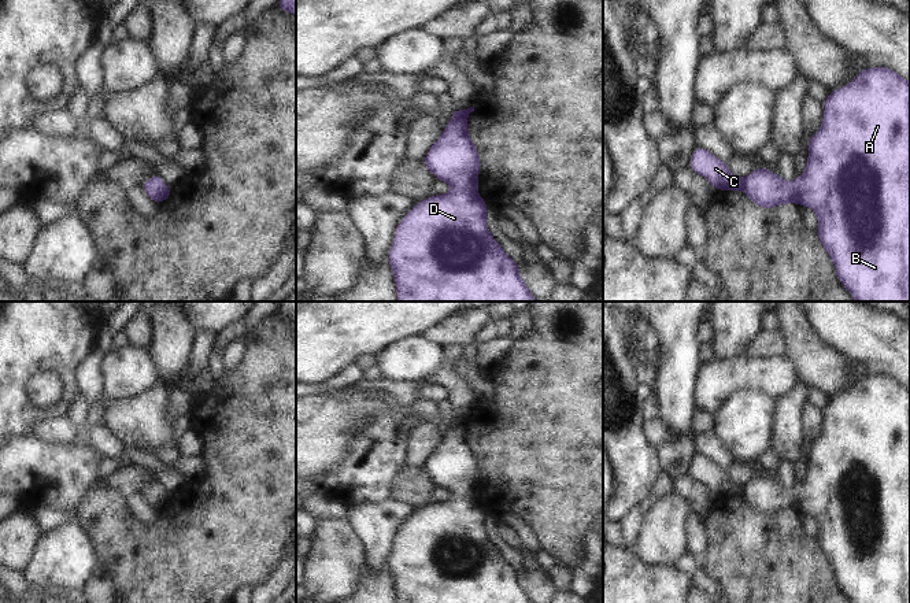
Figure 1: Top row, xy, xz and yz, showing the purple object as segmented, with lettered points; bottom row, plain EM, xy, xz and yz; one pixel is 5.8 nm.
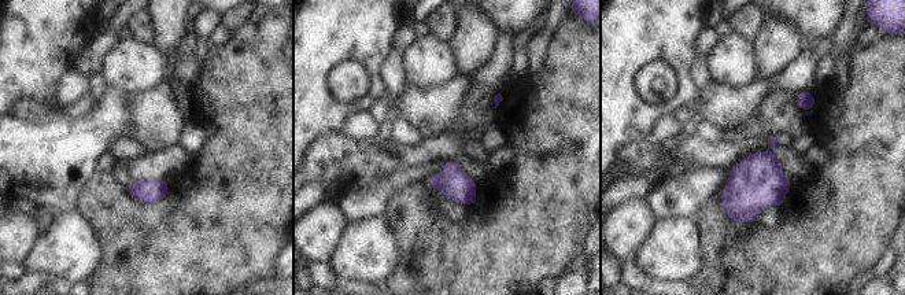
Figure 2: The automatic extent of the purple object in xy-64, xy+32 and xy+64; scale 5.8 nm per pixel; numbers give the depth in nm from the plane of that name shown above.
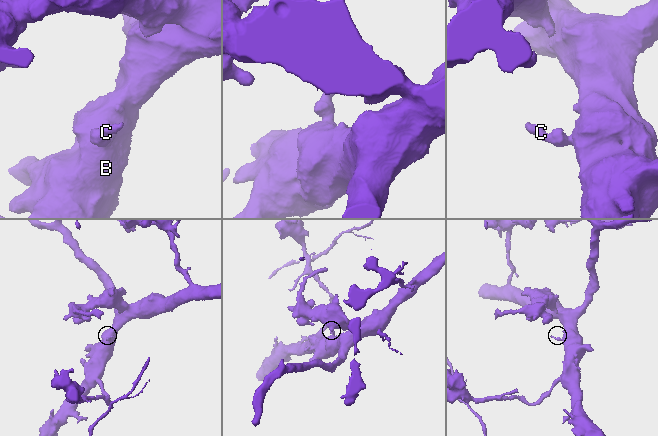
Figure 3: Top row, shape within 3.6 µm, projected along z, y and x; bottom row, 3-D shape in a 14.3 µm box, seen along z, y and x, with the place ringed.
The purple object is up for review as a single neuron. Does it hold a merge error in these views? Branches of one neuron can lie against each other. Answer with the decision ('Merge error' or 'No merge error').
No merge error.

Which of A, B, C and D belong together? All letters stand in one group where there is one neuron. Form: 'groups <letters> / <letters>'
groups A B C D

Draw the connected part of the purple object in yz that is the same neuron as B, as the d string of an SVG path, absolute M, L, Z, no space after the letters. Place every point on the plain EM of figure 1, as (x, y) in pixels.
M887 374L858 378L854 388L831 399L822 410L821 436L809 444L809 466L802 482L785 489L763 474L747 485L733 482L721 466L696 454L689 474L718 497L743 497L762 515L798 510L811 514L818 525L817 541L831 562L836 581L852 603L910 603L910 389Z

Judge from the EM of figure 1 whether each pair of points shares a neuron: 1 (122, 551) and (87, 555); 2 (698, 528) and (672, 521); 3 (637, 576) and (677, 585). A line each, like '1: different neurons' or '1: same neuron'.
1: different neurons
2: different neurons
3: same neuron

